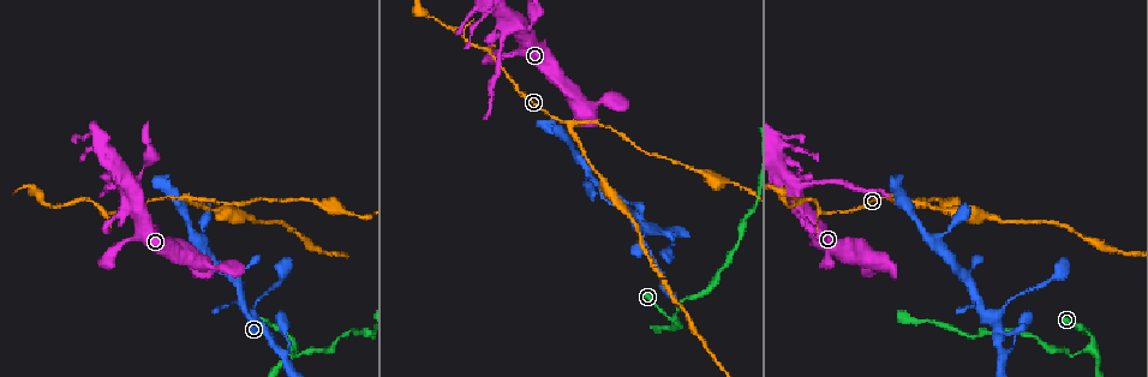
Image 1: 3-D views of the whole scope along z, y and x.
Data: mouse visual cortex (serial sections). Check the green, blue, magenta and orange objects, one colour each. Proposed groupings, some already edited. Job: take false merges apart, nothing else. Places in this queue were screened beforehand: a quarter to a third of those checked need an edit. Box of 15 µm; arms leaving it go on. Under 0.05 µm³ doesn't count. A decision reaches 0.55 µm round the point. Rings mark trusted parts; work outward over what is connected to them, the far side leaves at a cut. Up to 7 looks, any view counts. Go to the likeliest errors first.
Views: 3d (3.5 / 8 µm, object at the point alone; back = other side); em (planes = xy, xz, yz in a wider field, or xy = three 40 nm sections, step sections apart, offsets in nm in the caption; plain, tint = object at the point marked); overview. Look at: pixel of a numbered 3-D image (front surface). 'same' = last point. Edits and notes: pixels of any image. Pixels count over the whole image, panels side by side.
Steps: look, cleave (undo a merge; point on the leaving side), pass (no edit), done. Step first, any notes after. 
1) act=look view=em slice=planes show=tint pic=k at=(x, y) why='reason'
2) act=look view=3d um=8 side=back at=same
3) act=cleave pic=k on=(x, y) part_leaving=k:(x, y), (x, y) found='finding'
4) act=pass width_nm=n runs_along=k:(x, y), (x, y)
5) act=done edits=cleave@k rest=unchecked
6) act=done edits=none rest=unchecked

act=look view=3d um=8 pic=1 at=(569, 128) why='a fork'

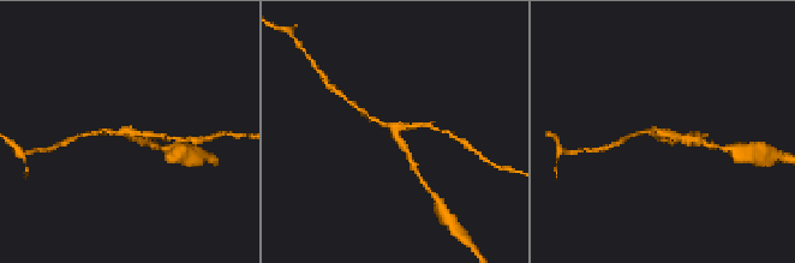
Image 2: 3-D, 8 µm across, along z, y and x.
act=look view=3d um=3.5 side=back pic=2 at=(395, 133)

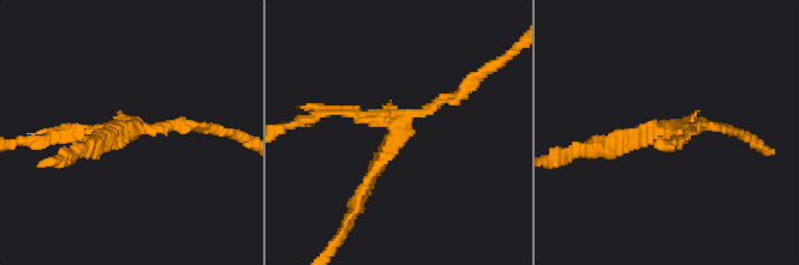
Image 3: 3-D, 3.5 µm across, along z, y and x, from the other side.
act=look view=em slice=planes show=tint pic=3 at=(672, 128) arms=3 arm_widths_nm=150,150,200

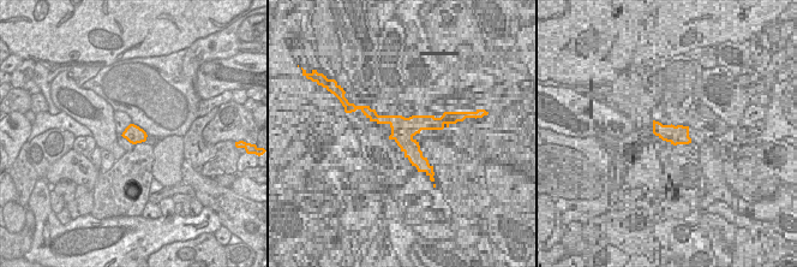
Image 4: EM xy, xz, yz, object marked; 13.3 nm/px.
act=cleave pic=3 on=(381, 166) part_leaving=3:(409, 120), (379, 162), (353, 215) found='a second cell is stuck on'

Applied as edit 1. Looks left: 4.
act=look view=overview

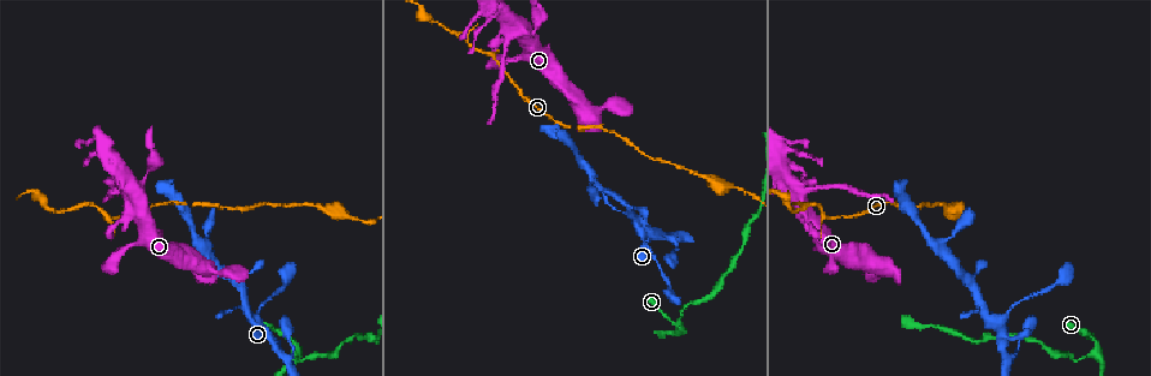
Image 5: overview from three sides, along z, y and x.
act=look view=3d um=8 pic=5 at=(523, 29) why='thin arm on a thick one'

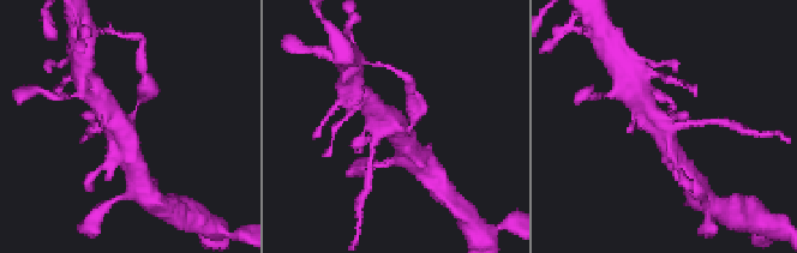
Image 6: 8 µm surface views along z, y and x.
act=look view=em slice=xy step=5 show=tint pic=6 at=(396, 125)

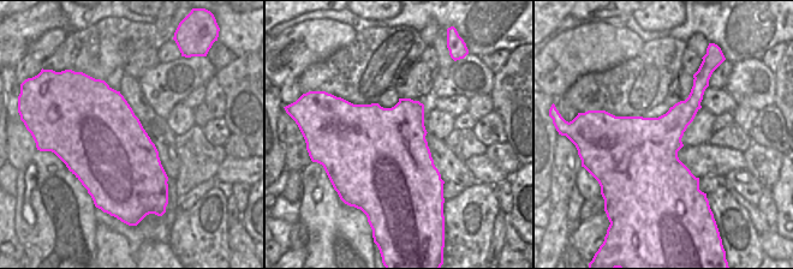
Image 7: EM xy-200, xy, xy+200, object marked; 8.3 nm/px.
act=pass runs_along=6:(675, 157), (665, 127), (645, 103) found='one cell here'

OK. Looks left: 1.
act=done edits=cleave@3 rest=unchecked

